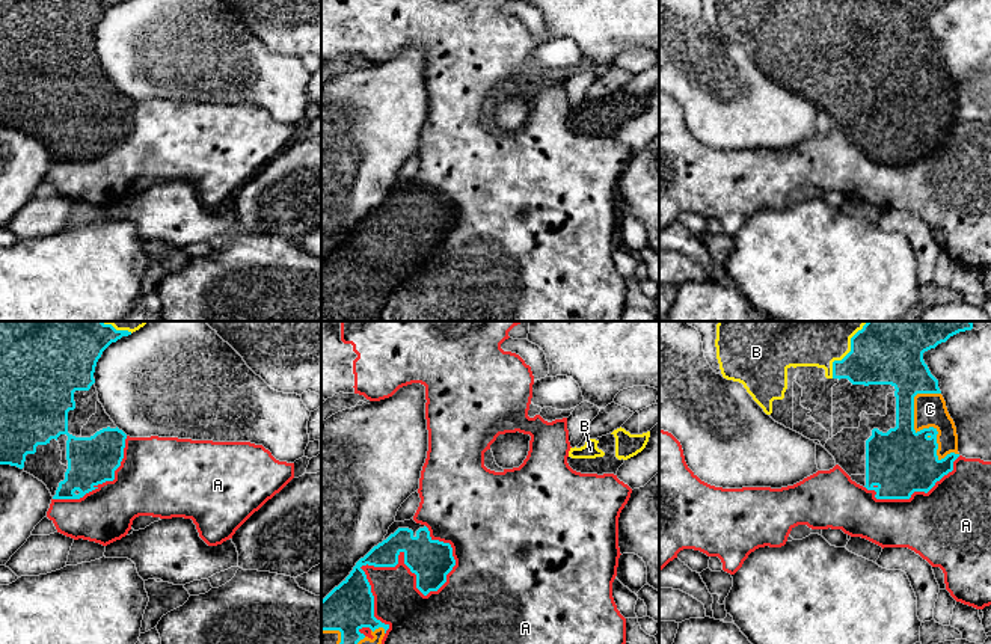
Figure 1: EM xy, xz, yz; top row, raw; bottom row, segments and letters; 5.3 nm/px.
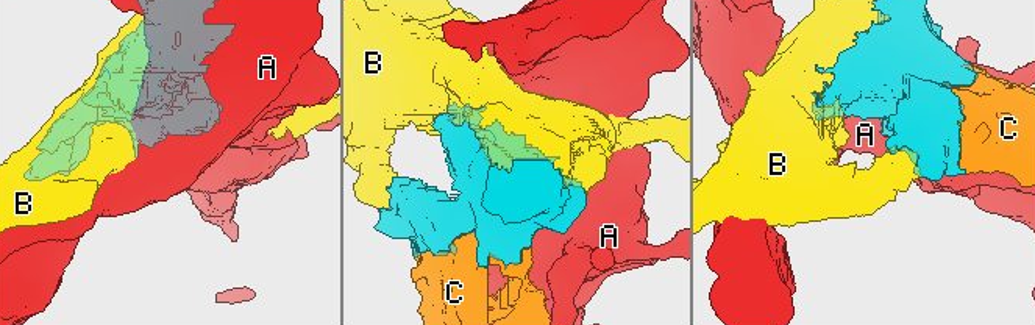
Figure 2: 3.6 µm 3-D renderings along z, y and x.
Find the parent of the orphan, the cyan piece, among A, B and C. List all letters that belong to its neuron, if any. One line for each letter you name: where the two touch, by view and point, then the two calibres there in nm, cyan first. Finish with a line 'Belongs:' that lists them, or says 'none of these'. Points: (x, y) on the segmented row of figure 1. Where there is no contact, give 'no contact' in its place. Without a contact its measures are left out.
B: yz (849, 352) | 360/440 nm
C: yz (931, 427) | 360/180 nm
Belongs: B, C

